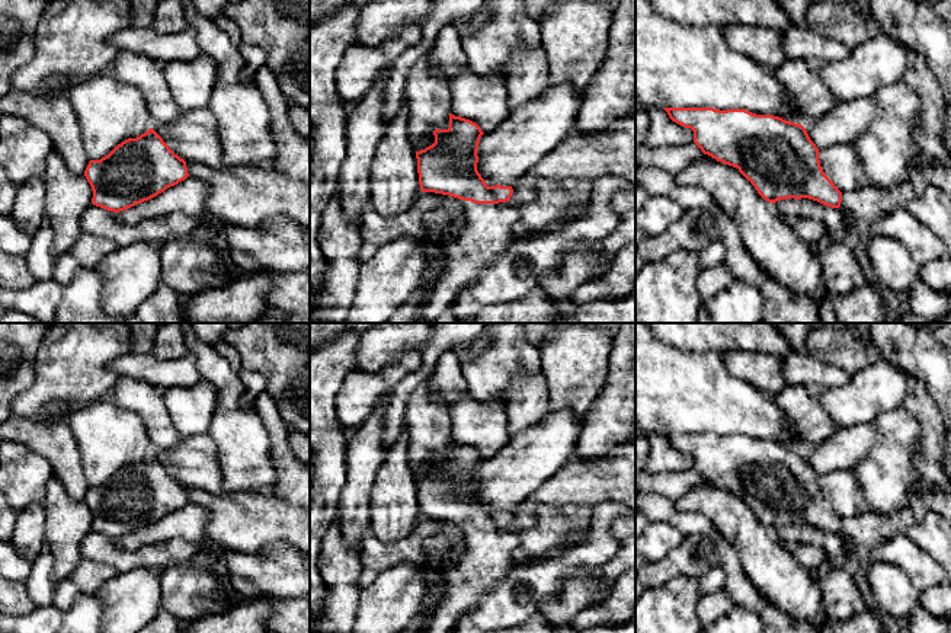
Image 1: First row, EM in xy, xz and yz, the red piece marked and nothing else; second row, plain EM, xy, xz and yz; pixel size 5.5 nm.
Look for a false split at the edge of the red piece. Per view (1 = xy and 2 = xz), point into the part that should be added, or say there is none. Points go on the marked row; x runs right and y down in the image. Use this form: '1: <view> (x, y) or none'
1: none
2: xz (486, 233)

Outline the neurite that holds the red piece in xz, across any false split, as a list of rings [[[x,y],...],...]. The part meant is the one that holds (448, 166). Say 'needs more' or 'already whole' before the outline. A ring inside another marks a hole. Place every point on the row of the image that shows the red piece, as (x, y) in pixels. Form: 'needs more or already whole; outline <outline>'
needs more; outline [[[449,114],[449,128],[435,130],[435,143],[416,151],[422,192],[464,201],[465,217],[457,237],[445,246],[445,269],[435,276],[417,310],[419,323],[439,317],[455,292],[496,262],[516,240],[512,228],[519,208],[507,201],[512,186],[487,186],[477,170],[478,143],[484,132],[465,118]]]

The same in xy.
already whole; outline [[[150,128],[100,160],[90,160],[84,176],[93,191],[92,204],[119,212],[157,196],[189,173],[186,162]]]

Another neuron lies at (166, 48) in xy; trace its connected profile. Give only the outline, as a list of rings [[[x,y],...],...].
[[[132,25],[113,33],[109,42],[118,49],[143,54],[164,65],[173,61],[190,61],[201,55],[196,32],[190,26],[182,32],[161,33],[154,28]]]

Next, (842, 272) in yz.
[[[824,240],[814,250],[822,263],[826,290],[830,294],[846,294],[868,284],[854,250],[845,242]]]

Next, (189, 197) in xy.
[[[188,176],[185,180],[167,188],[157,196],[119,211],[118,217],[127,224],[137,224],[148,218],[167,217],[173,212],[204,217],[206,214],[208,196],[209,186],[201,179]]]

